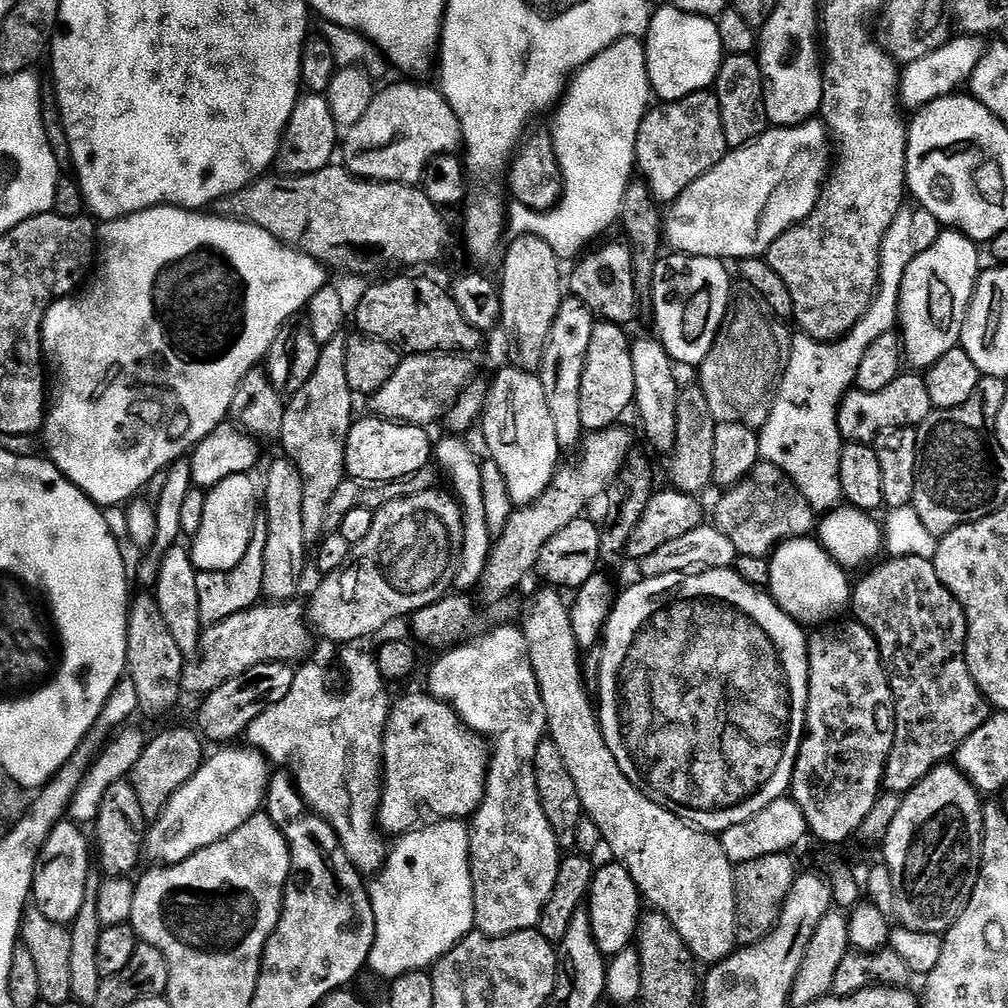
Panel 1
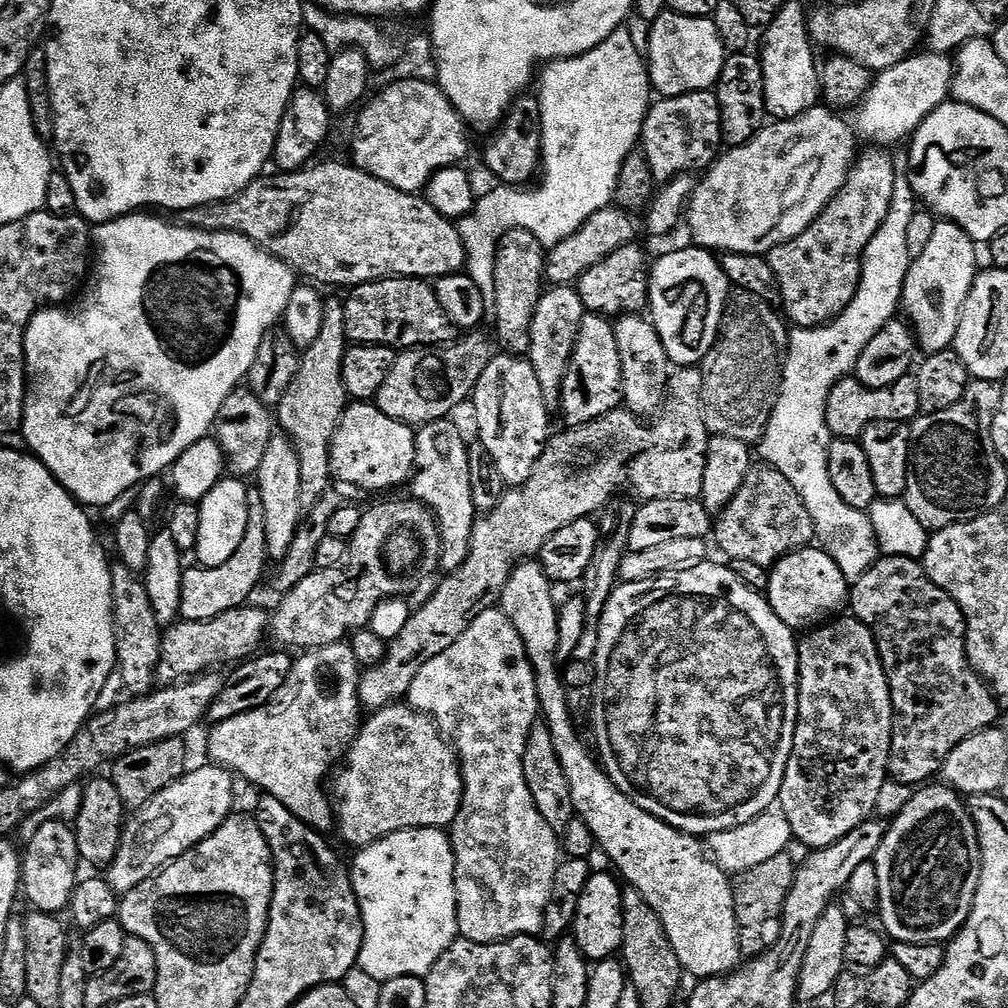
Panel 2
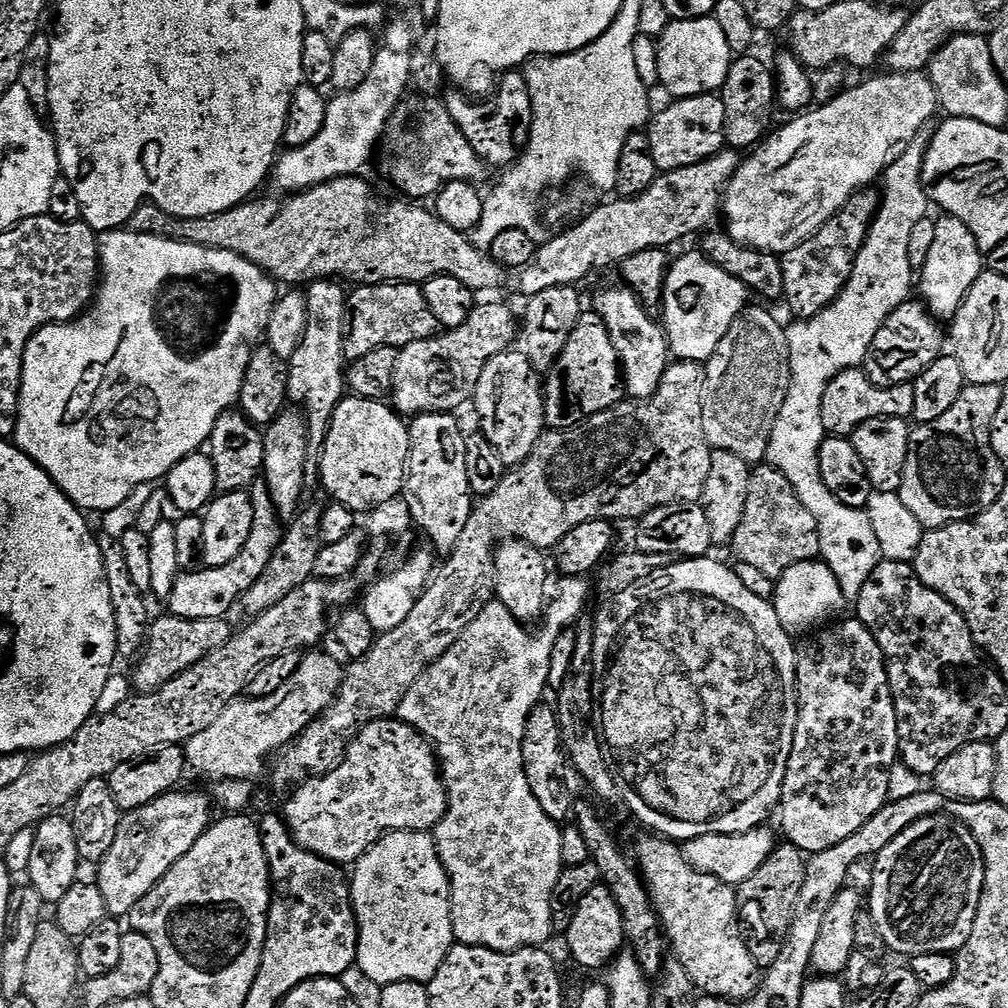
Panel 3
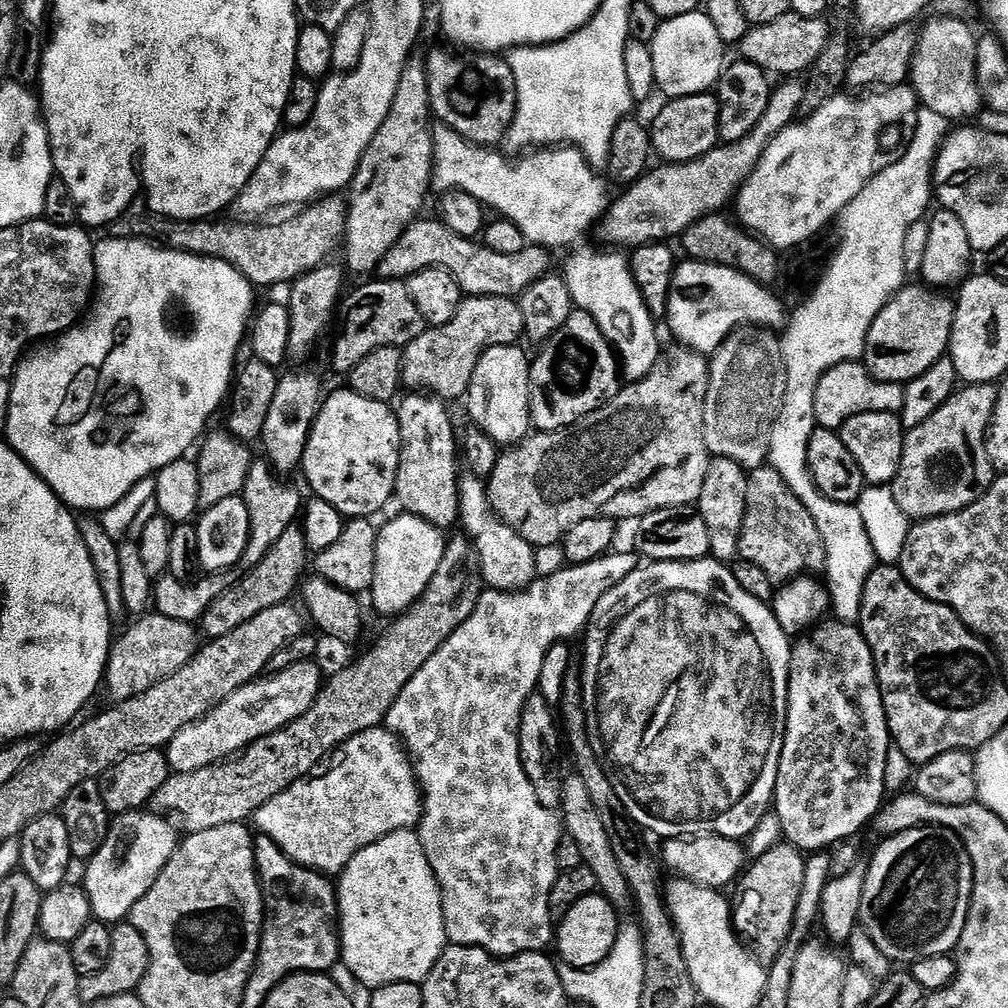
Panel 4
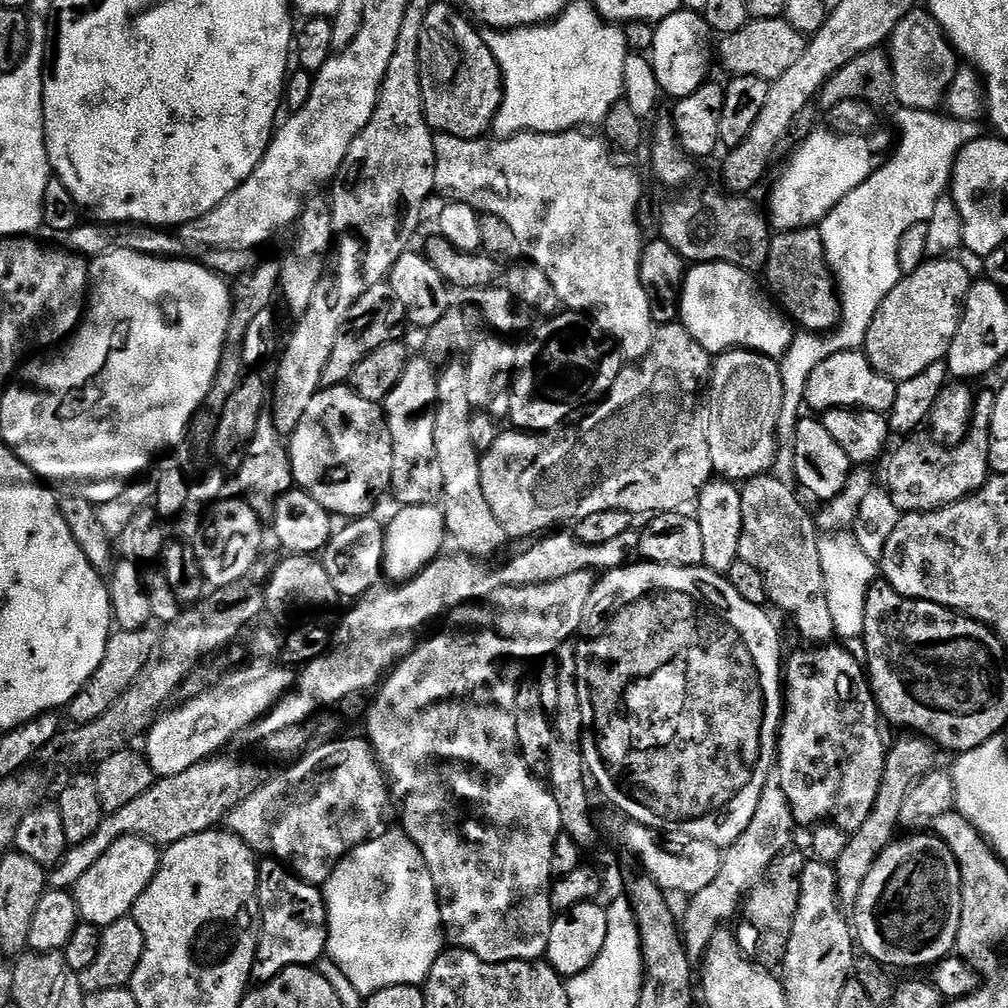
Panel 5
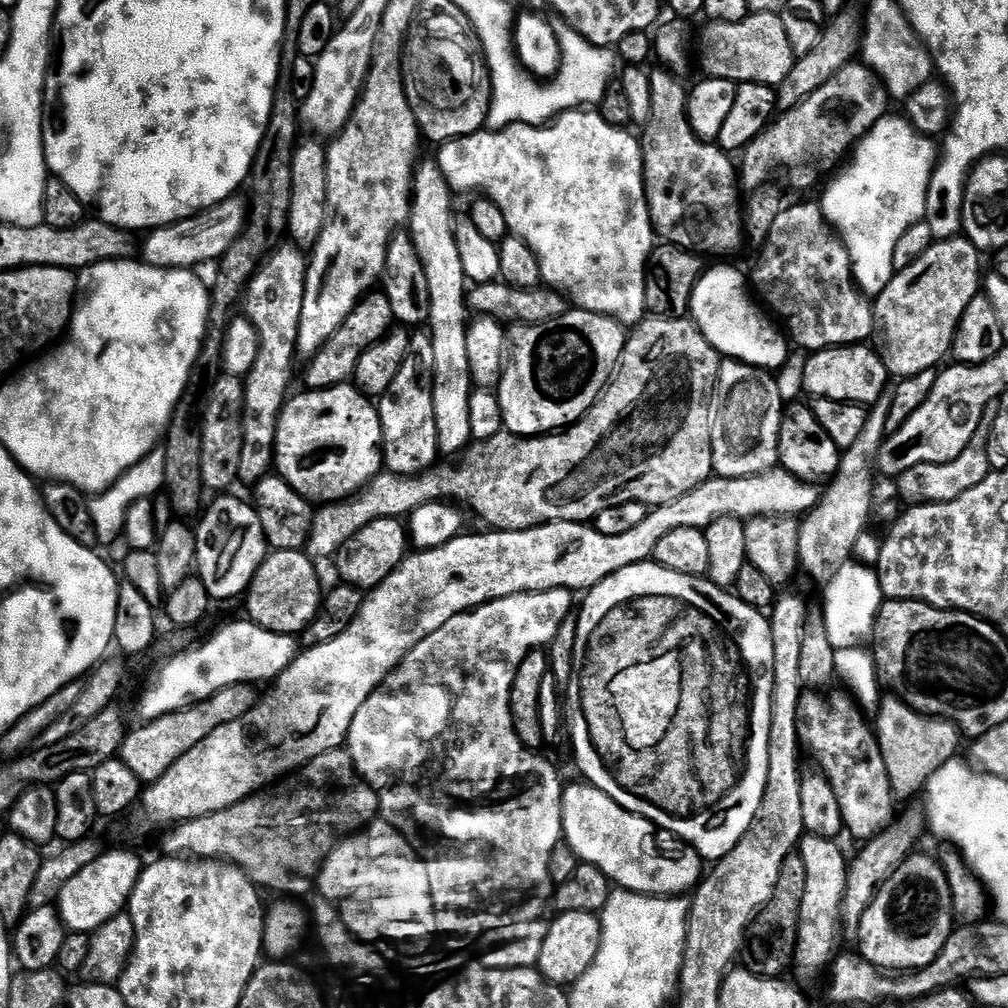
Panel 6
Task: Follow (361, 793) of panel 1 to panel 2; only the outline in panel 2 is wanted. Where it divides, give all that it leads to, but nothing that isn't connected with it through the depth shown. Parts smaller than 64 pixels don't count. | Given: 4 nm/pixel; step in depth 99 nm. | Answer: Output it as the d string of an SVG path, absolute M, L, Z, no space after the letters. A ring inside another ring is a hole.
M348 642L308 650L301 656L304 657L293 663L275 700L211 729L208 752L219 767L227 768L239 779L241 776L249 780L254 787L261 788L261 793L273 796L285 813L296 815L293 817L299 823L328 834L334 828L334 808L329 797L324 797L324 779L331 764L339 765L347 757L362 729L362 666ZM328 680L332 680L332 692L328 692ZM280 732L288 739L288 744L281 748ZM280 756L288 760L285 768L280 768Z

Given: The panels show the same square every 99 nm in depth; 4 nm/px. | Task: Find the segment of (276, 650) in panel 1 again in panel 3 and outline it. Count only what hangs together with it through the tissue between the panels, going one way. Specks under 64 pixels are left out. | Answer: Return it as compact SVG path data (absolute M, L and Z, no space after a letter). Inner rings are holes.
M163 614L149 625L148 637L137 659L138 666L132 674L133 688L139 695L153 693L168 681L172 681L182 670L189 669L208 653L222 647L234 634L233 625L227 619L180 619Z

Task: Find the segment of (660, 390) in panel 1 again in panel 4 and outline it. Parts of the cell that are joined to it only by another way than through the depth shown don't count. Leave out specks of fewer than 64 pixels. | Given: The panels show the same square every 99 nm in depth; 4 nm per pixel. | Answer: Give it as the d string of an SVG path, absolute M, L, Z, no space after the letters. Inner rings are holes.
M580 248L573 256L568 256L564 260L564 269L562 275L564 284L568 292L572 295L572 303L579 311L590 314L594 322L602 330L602 334L608 339L608 343L618 353L622 361L622 376L625 381L631 382L640 380L658 362L662 351L660 336L656 333L657 321L654 319L652 311L644 301L644 295L640 293L640 287L636 284L636 278L632 273L632 265L629 257L623 256L623 251L612 250L616 252L599 252L596 248Z

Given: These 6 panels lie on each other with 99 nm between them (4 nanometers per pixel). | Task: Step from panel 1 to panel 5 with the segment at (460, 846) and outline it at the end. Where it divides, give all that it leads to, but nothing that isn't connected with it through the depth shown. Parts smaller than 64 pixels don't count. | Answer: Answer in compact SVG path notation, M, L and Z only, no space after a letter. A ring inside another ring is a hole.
M389 830L381 834L384 840L380 839L380 844L373 844L371 840L364 844L359 844L353 852L348 853L343 860L337 862L333 868L330 878L322 885L324 901L328 907L328 951L327 959L332 959L332 964L348 979L348 984L357 992L361 998L372 996L378 990L382 990L386 986L406 986L414 984L423 985L427 981L430 970L434 966L434 962L445 951L446 937L444 934L444 923L440 920L440 903L438 902L438 894L434 886L434 878L430 874L428 864L422 858L422 854L418 850L418 846L414 846L414 842L402 830Z

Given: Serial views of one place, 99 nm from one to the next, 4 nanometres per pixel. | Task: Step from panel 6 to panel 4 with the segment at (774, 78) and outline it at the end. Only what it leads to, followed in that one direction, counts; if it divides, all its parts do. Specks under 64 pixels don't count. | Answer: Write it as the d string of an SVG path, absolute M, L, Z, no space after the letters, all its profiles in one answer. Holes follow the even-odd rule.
M791 11L769 24L749 27L746 38L739 42L738 51L743 59L758 66L763 72L777 72L780 78L796 78L807 73L822 54L829 40L829 33L827 19L807 20Z

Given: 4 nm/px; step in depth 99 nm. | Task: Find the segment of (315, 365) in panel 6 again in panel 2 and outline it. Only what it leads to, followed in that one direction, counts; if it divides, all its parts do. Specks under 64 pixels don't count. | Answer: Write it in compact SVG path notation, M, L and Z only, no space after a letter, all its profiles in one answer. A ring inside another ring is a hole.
M389 278L372 284L358 284L347 293L344 300L346 330L352 344L381 344L397 350L411 350L429 346L447 346L458 340L458 329L450 320L442 302L438 302L435 287L420 278Z

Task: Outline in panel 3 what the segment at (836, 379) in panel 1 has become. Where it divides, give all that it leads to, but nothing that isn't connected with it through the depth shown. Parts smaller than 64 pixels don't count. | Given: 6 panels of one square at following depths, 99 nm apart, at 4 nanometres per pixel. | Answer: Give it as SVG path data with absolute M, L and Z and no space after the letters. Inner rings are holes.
M927 135L915 136L903 149L905 152L887 165L882 176L884 188L876 218L868 229L868 237L860 247L850 278L838 299L816 316L797 319L792 322L796 324L789 323L786 328L792 381L786 402L774 422L766 460L788 479L798 498L802 498L802 506L814 514L820 531L820 556L823 563L830 566L834 578L838 578L838 586L842 586L842 594L848 602L855 602L862 586L866 586L866 578L870 578L882 557L867 511L838 502L838 498L826 490L826 482L822 482L820 477L816 456L826 438L820 413L822 394L826 394L826 386L839 372L863 365L870 342L874 342L874 334L882 330L884 319L894 314L898 306L909 303L911 296L908 295L914 292L909 241L914 224L924 218L929 211L927 208L930 208L929 193L920 179L928 141Z

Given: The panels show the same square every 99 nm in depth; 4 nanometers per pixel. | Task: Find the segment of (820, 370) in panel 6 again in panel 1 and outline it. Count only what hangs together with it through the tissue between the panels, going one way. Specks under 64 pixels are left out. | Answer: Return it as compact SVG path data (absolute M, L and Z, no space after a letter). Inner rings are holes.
M901 374L890 386L877 392L849 391L840 402L840 409L836 411L836 425L841 437L848 442L872 442L882 430L891 428L920 427L920 423L934 411L930 402L930 390L926 390L923 375Z

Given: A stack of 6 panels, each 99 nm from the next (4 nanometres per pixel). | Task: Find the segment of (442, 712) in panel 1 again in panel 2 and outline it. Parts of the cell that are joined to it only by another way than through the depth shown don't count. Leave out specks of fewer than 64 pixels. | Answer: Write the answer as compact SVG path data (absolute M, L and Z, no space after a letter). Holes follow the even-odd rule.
M394 703L388 708L373 711L369 716L372 717L370 717L369 720L367 717L359 736L357 736L355 743L349 749L346 763L339 769L339 771L341 770L340 777L336 780L336 800L334 796L334 804L338 809L338 832L340 828L341 838L344 839L346 843L353 844L353 849L359 850L368 847L369 844L378 842L383 836L389 836L390 834L401 832L407 828L447 829L456 821L458 810L464 805L464 774L460 770L460 757L455 747L449 743L444 733L436 727L436 722L431 716L425 716L424 713L417 712L415 708L409 706L407 703Z

